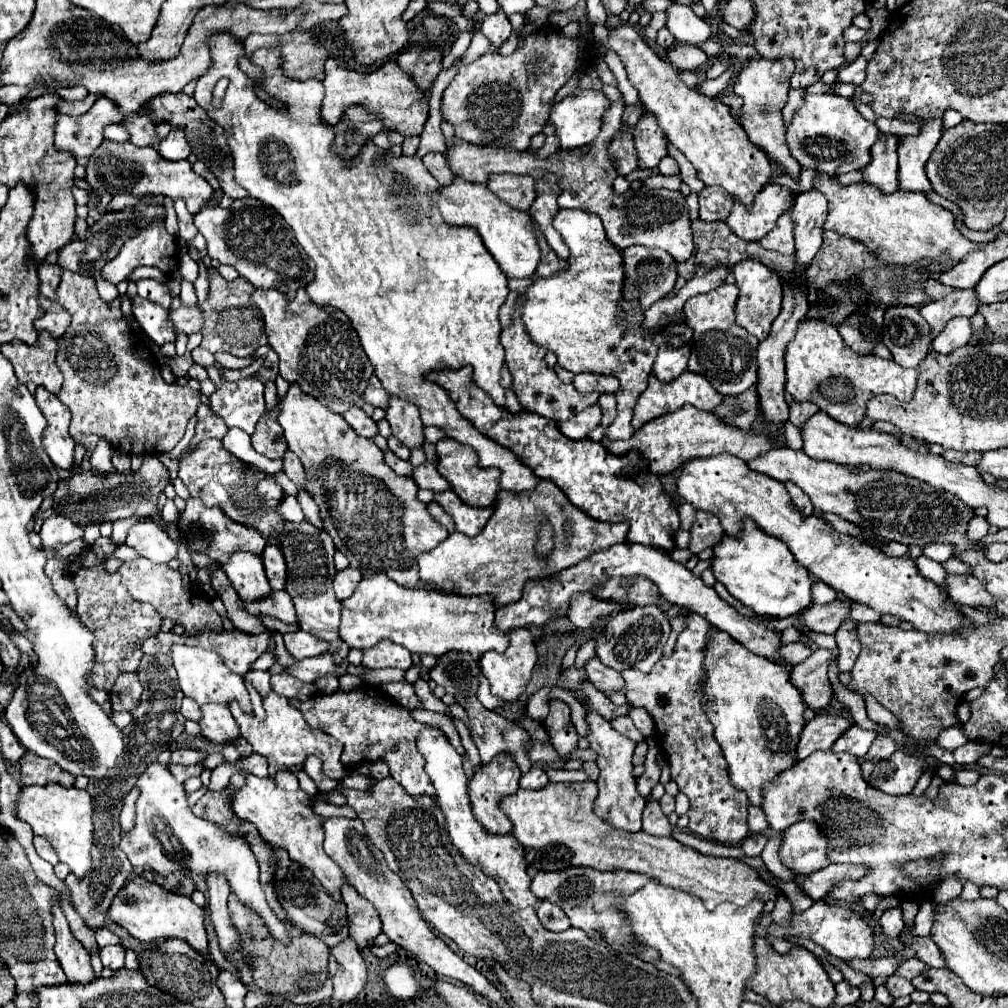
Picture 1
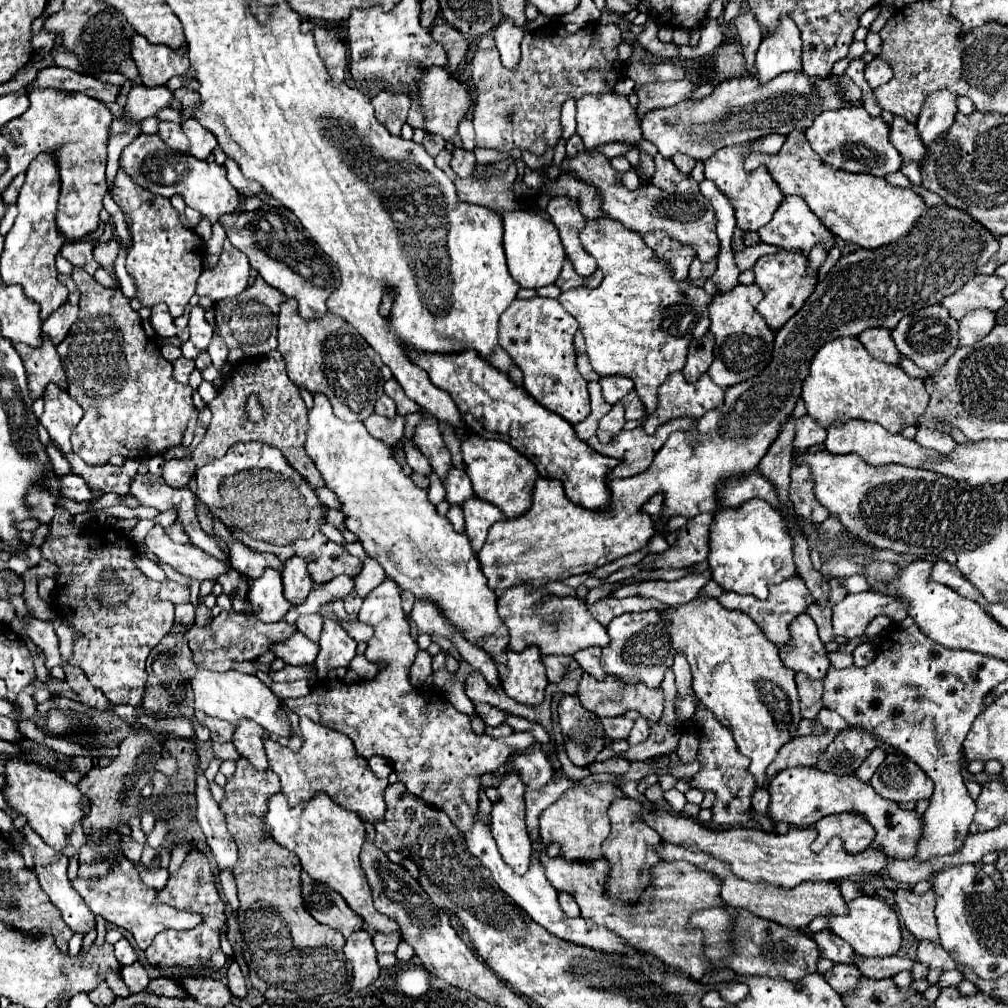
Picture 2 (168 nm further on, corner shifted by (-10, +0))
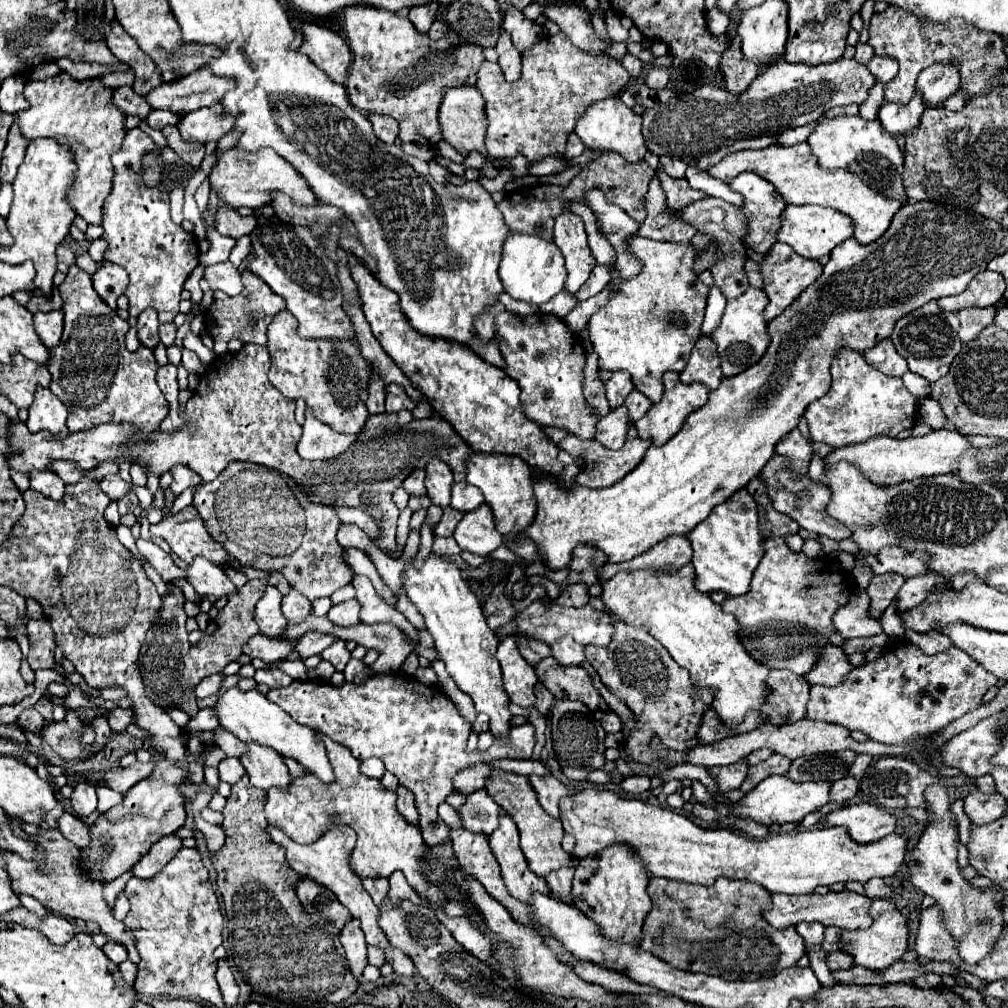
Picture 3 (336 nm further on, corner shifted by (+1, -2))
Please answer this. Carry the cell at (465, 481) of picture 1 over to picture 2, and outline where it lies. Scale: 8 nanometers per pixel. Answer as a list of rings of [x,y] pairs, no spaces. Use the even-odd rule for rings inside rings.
[[[476,434],[468,436],[468,440],[462,442],[462,454],[466,462],[466,472],[478,498],[496,504],[506,514],[506,518],[520,516],[526,508],[530,508],[530,492],[534,490],[534,480],[538,478],[538,472],[534,464],[526,460],[526,456],[522,456],[518,450],[510,448],[510,444],[502,440],[484,440]]]

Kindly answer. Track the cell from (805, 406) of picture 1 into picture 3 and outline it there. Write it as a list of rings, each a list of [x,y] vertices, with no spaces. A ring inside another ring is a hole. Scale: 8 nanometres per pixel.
[[[797,428],[779,440],[775,450],[777,450],[777,454],[791,458],[791,462],[795,462],[795,466],[803,466],[803,470],[807,470],[811,454],[813,454],[811,442]]]

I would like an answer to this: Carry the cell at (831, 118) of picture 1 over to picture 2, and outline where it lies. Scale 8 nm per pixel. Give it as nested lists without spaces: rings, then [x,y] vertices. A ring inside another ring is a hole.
[[[844,106],[840,110],[822,112],[814,124],[806,130],[806,138],[812,150],[822,158],[824,164],[848,172],[866,172],[874,176],[888,176],[900,170],[902,156],[888,140],[890,126],[878,116],[870,116],[862,106]]]

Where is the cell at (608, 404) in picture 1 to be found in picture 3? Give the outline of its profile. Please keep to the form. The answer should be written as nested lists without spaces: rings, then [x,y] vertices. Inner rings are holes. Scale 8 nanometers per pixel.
[[[631,390],[629,396],[625,398],[625,406],[629,410],[629,420],[631,422],[637,422],[649,408],[651,408],[651,402],[637,390]]]

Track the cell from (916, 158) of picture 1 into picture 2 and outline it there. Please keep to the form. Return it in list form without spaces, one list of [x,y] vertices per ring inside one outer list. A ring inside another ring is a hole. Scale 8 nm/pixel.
[[[932,92],[922,104],[922,112],[916,120],[916,128],[922,136],[924,146],[930,146],[938,136],[942,136],[954,122],[956,116],[956,96],[954,92]]]

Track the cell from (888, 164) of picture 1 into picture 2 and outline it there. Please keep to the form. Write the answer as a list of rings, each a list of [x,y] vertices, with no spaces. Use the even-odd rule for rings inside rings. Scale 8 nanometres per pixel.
[[[894,116],[890,124],[890,142],[896,146],[896,150],[902,154],[902,158],[908,160],[922,160],[926,148],[922,148],[922,140],[918,140],[918,130],[908,120],[902,120],[900,116]]]

